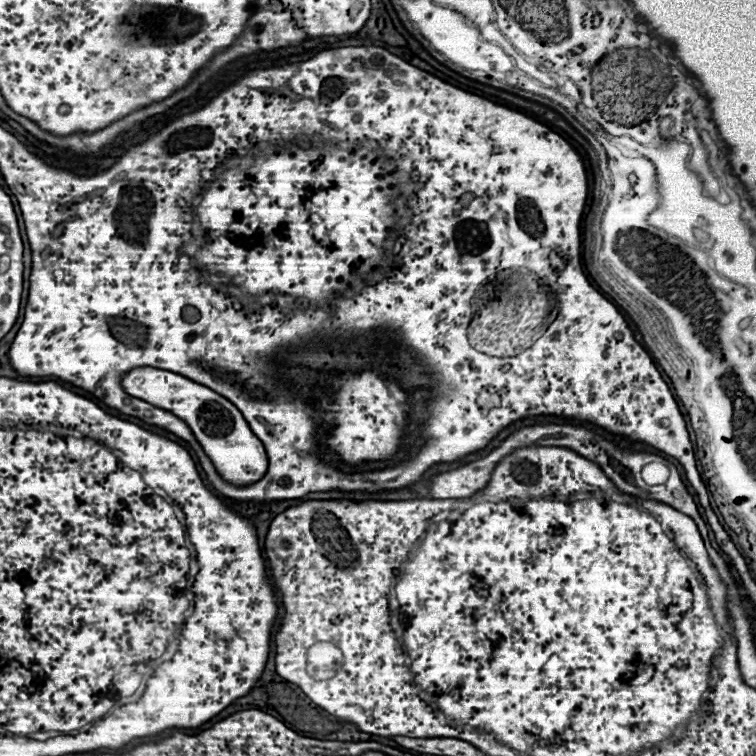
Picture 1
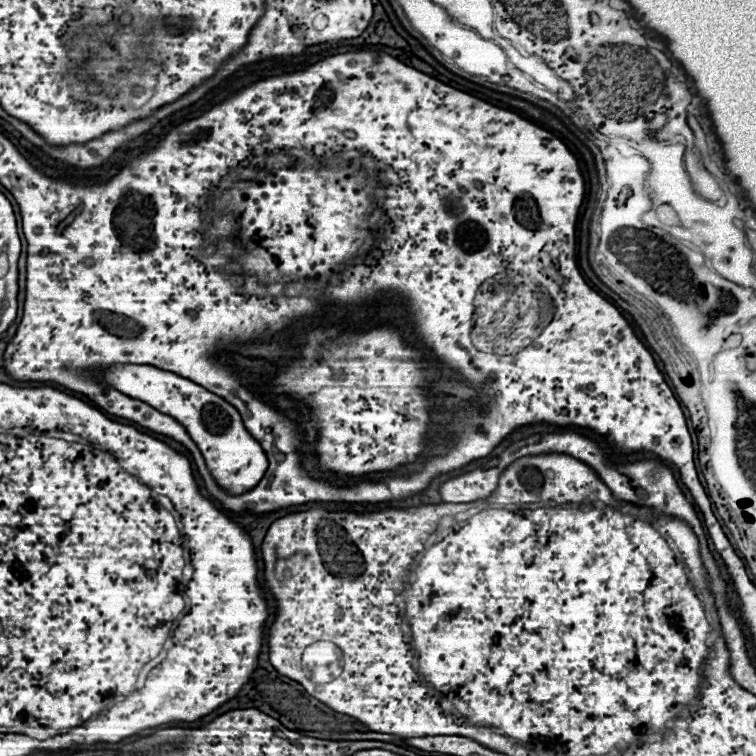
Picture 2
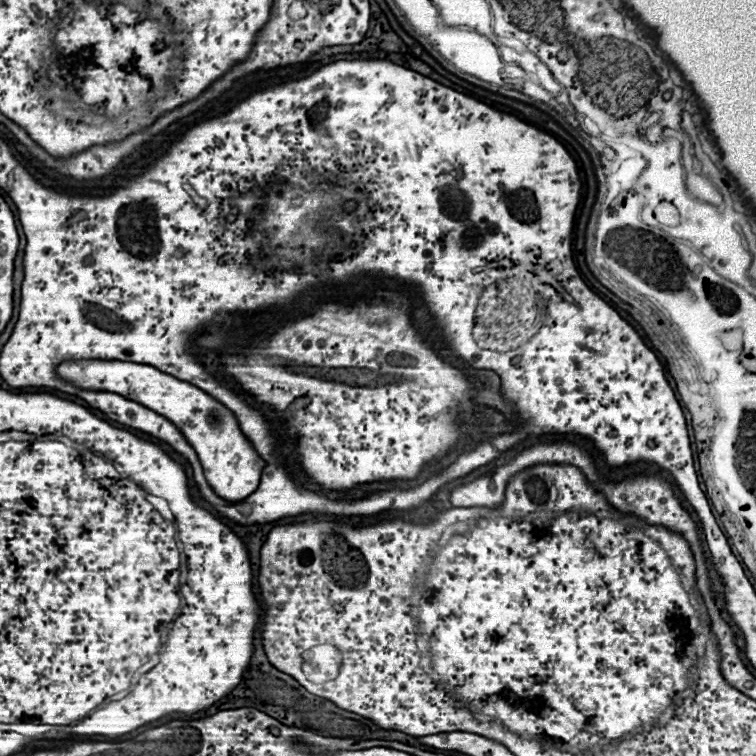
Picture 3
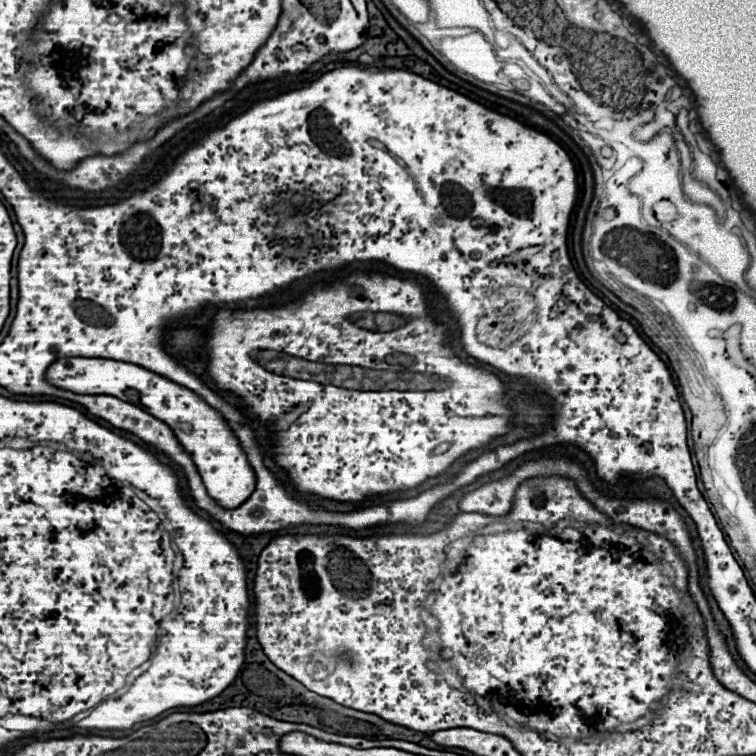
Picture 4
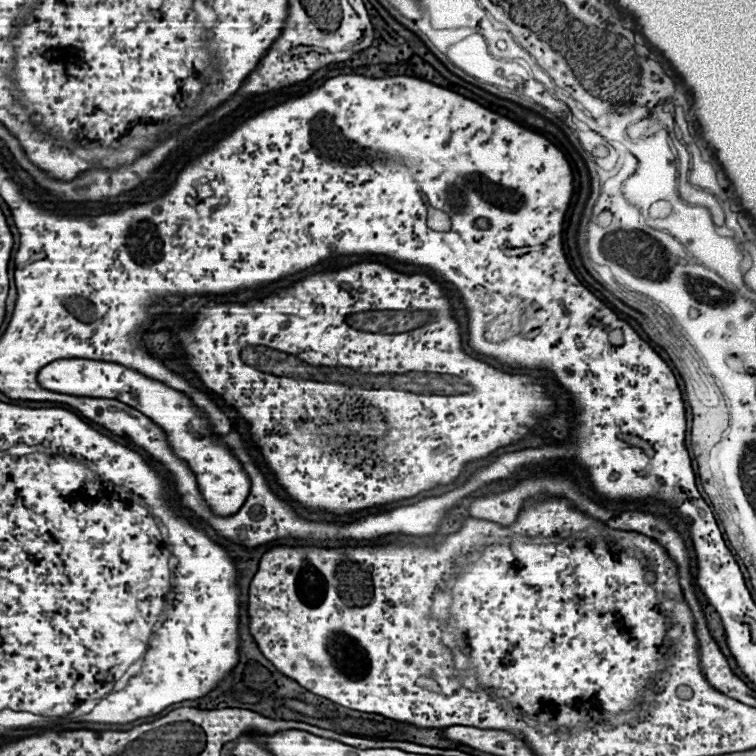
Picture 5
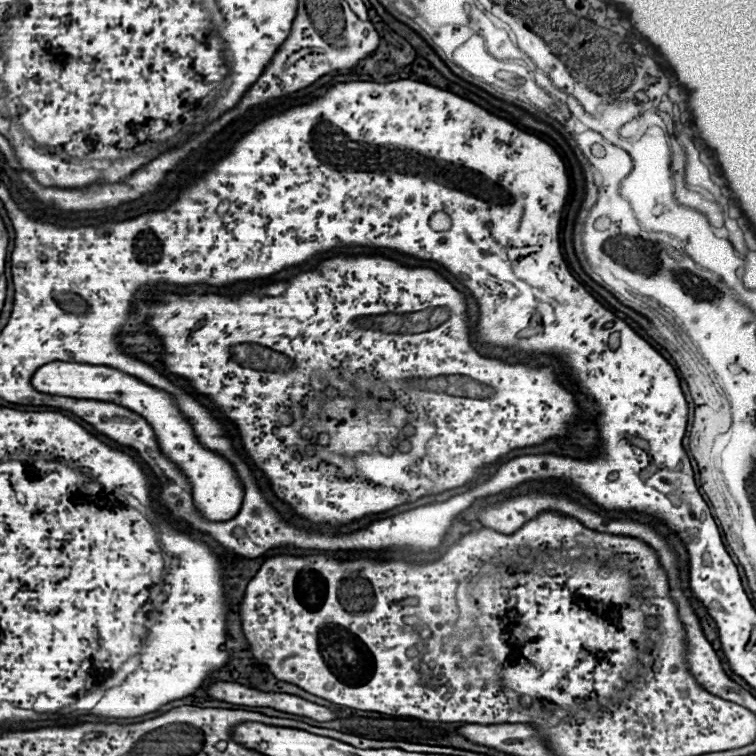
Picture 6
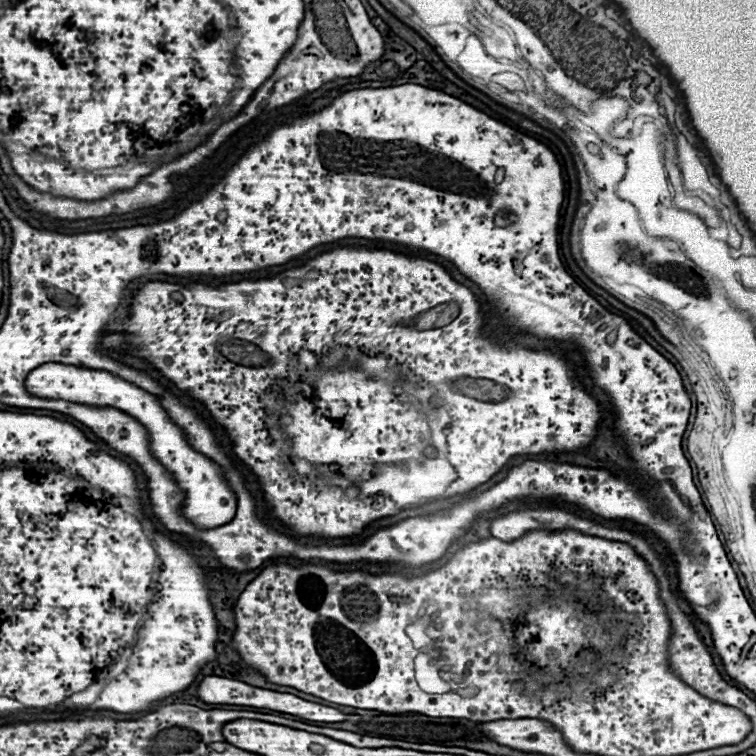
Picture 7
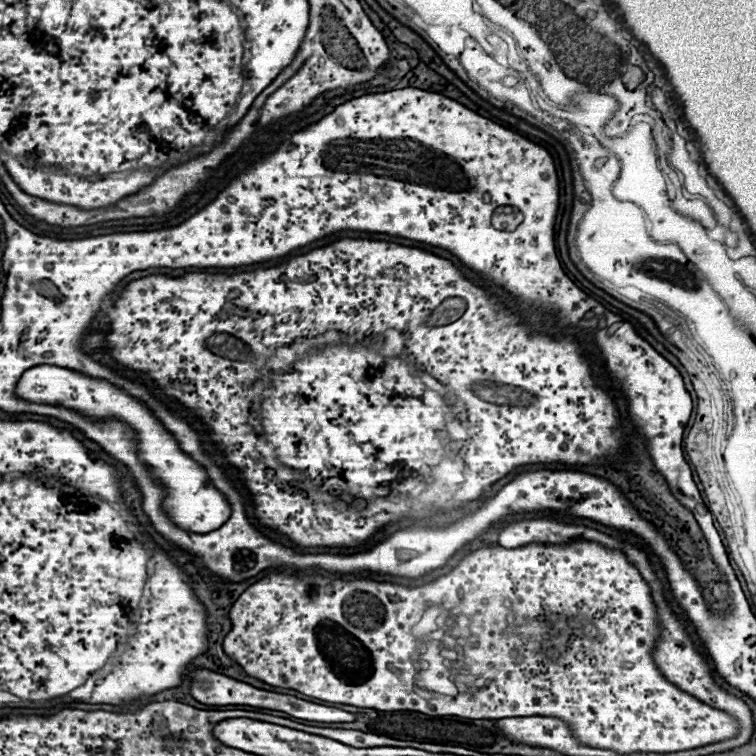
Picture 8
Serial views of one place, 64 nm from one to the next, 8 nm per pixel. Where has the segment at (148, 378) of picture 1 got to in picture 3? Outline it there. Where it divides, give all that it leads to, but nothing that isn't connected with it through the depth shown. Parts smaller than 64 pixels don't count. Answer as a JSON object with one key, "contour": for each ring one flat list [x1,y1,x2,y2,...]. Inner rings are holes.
{"contour":[[80,360,80,362,62,362,58,366,58,374,76,384,78,388,86,390,106,390,116,392,128,400,140,402,142,406,160,412,164,418,174,422,186,440,194,446,206,480,214,488,214,492,230,502,242,500,244,496,252,494,260,472,264,470,264,460,256,456,256,450,248,444,246,436,240,432,238,420,232,410,224,408,218,400,212,400,204,390,196,388,194,384,182,382,166,372,160,372,146,364,134,362,116,362,116,360]]}

